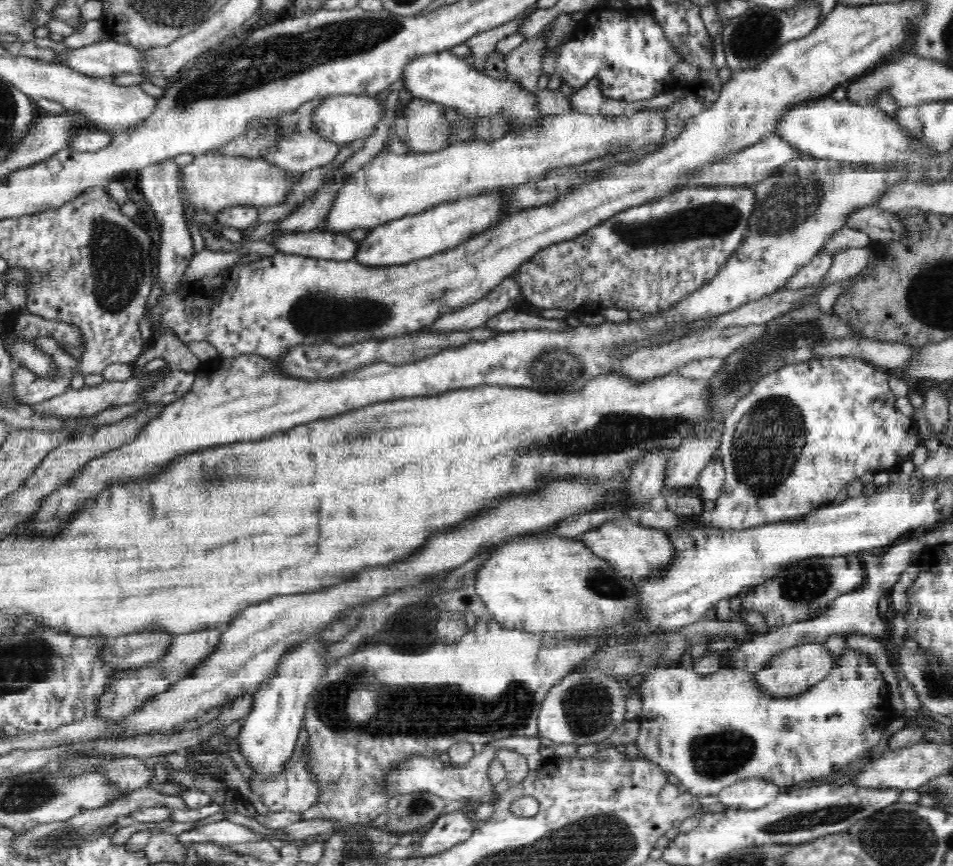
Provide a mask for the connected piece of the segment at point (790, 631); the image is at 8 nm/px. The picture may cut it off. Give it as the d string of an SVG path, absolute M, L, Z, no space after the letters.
M920 536L909 537L904 542L898 540L896 544L892 544L887 548L888 552L883 552L879 556L872 556L870 551L858 552L858 556L862 556L860 560L862 560L861 563L864 565L865 574L867 575L865 585L862 588L838 596L826 612L821 613L814 619L770 628L767 633L756 633L749 641L743 641L741 645L726 650L727 653L723 656L721 668L755 673L758 669L766 666L774 655L780 654L786 648L808 643L823 645L830 636L847 636L850 634L870 634L872 638L884 646L886 653L890 654L888 657L896 658L895 655L892 656L891 654L891 624L880 614L878 604L880 604L882 597L890 595L894 585L900 580L902 573L914 563L922 549L927 547L920 538Z

